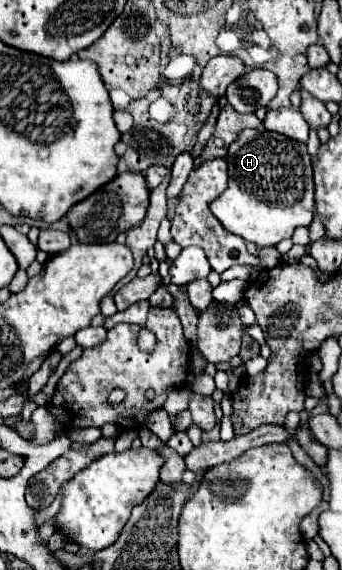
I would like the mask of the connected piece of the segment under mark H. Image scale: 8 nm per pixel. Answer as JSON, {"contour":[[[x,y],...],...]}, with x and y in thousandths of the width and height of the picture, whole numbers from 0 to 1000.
{"contour":[[[772,225],[708,228],[696,242],[673,253],[667,270],[667,330],[643,340],[637,351],[614,358],[620,375],[643,386],[643,393],[713,418],[713,425],[737,425],[749,432],[807,432],[830,418],[854,418],[871,396],[901,396],[918,379],[918,319],[912,319],[912,284],[895,267],[895,253],[860,249],[813,232],[789,232]]]}

